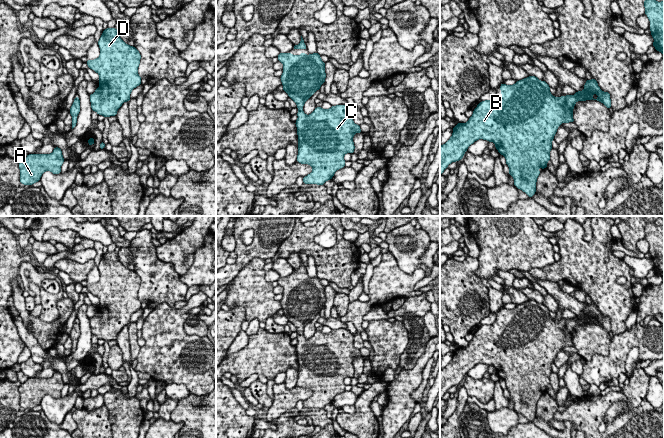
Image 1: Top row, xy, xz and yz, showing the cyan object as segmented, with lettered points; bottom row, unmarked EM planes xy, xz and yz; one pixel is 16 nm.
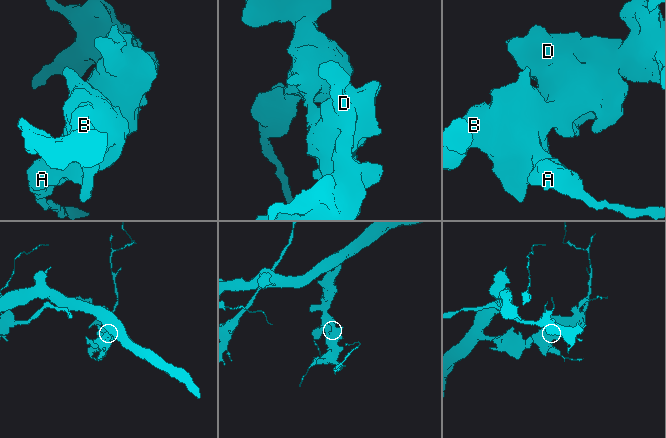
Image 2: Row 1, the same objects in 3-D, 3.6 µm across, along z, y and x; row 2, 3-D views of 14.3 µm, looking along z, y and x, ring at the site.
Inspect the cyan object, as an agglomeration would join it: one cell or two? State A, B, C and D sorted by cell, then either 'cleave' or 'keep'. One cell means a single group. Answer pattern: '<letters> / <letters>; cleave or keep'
A B C D; keep

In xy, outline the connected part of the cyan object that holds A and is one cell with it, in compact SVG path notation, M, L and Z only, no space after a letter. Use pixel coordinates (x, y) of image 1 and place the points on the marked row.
M55 147L50 154L28 154L19 163L20 182L24 185L32 185L40 181L45 171L60 174L63 162L62 151L58 147Z

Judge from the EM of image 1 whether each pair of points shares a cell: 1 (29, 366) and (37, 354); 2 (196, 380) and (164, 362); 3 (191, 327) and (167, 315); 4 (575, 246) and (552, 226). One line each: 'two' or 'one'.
1: two
2: one
3: two
4: two

